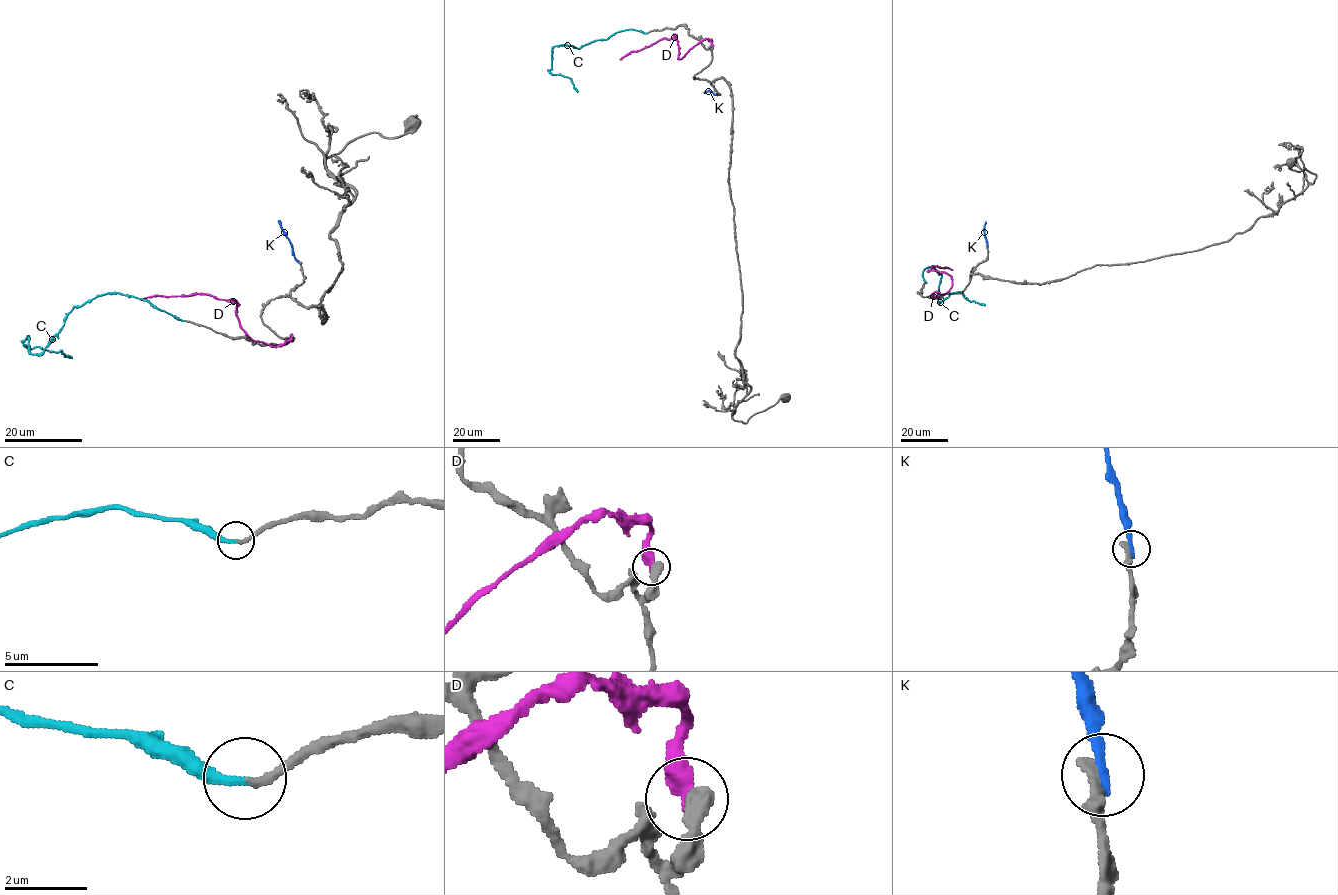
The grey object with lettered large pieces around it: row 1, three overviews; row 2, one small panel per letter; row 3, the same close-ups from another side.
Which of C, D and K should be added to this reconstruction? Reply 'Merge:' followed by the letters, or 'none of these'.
Merge: C

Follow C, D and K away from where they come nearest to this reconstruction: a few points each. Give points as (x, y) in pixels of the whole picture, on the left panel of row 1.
C: (183, 320), (132, 296), (97, 295), (68, 314), (43, 352), (29, 351), (27, 336), (23, 343), (72, 358)
D: (292, 336), (282, 345), (254, 341), (241, 327), (235, 301), (204, 294), (150, 296), (140, 300)
K: (297, 260), (278, 220)

